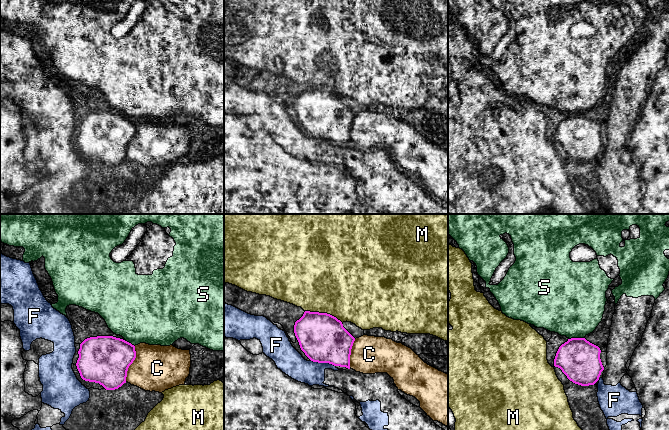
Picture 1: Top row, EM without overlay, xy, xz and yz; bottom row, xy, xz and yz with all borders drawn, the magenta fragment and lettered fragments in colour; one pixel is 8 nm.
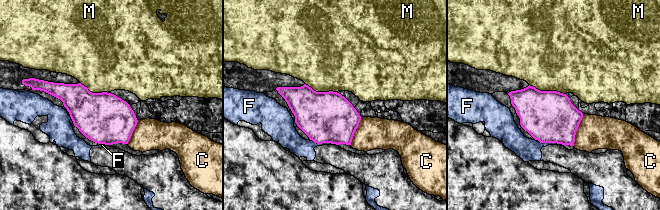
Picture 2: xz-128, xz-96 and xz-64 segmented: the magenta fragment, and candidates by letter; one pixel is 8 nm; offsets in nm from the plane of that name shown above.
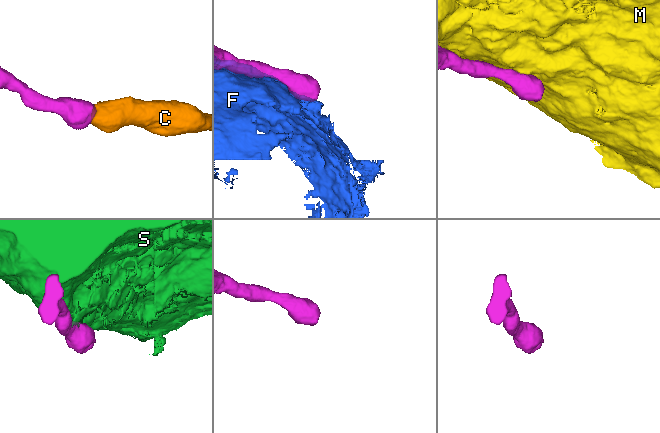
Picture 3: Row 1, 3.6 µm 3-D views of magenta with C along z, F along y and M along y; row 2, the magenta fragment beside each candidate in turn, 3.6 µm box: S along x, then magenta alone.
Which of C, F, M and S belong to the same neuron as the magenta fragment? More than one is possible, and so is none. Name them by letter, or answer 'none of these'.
none of these

